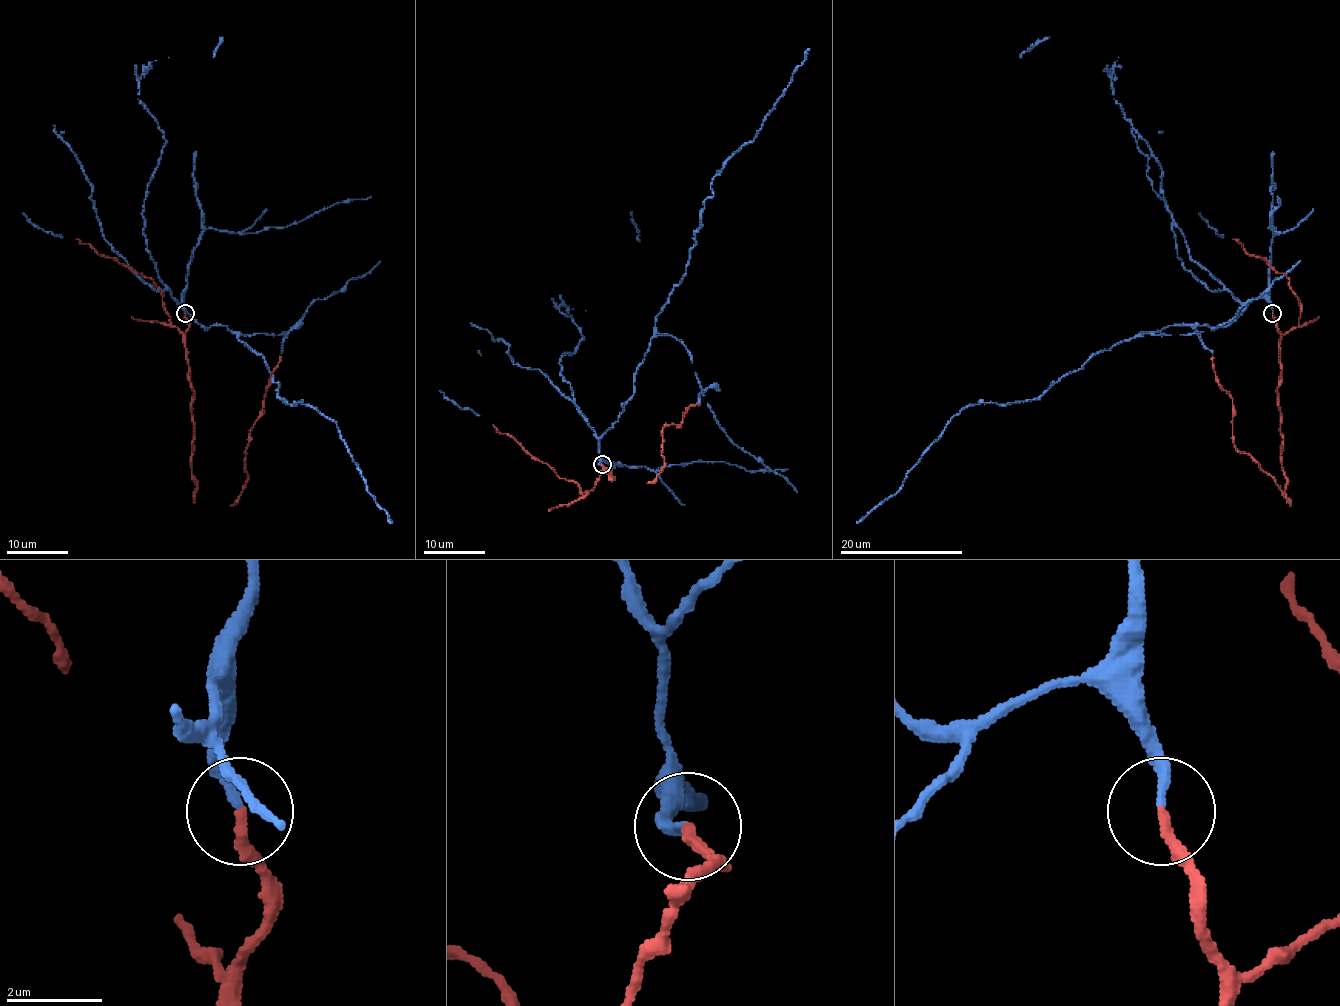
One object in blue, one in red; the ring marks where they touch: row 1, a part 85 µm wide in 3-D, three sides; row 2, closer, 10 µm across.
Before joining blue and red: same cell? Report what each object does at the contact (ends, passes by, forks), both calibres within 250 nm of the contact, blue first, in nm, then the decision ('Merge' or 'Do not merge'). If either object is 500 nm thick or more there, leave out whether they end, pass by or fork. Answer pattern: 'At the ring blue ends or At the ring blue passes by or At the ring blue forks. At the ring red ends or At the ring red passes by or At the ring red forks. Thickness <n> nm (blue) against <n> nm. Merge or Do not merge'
At the ring blue ends. At the ring red ends. Thickness 240 nm (blue) against 240 nm. Merge

